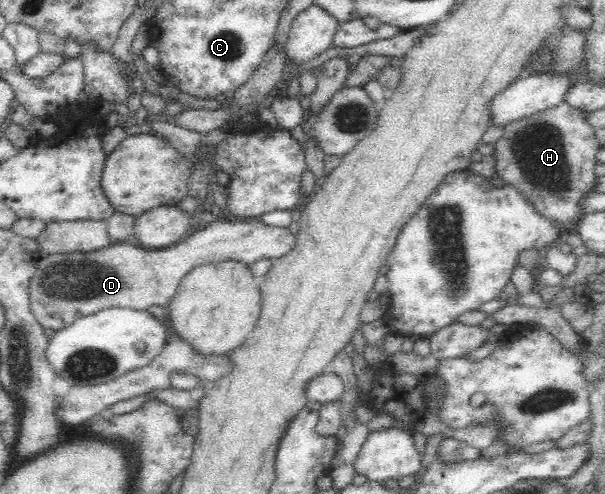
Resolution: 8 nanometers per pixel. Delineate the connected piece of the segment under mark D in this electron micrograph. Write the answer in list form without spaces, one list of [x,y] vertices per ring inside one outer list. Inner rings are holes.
[[[217,218],[219,222],[211,222],[209,226],[186,235],[164,249],[143,249],[124,242],[113,242],[91,252],[43,254],[37,261],[37,272],[29,284],[30,309],[44,329],[58,331],[69,326],[76,318],[89,316],[100,310],[119,307],[146,311],[151,306],[163,307],[171,302],[181,279],[195,266],[221,260],[236,260],[248,265],[262,258],[281,258],[295,246],[296,236],[288,227],[267,226],[258,218]]]

